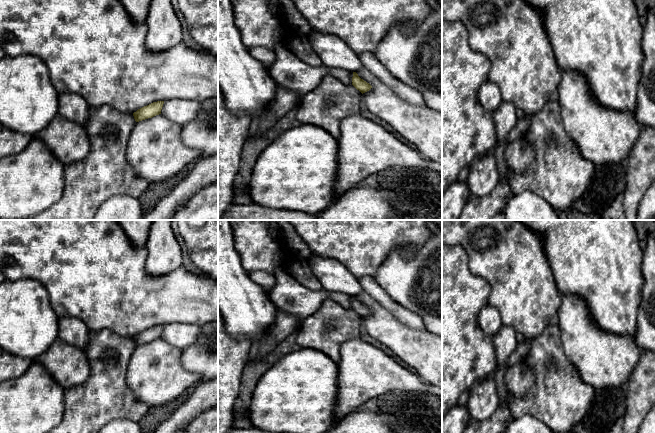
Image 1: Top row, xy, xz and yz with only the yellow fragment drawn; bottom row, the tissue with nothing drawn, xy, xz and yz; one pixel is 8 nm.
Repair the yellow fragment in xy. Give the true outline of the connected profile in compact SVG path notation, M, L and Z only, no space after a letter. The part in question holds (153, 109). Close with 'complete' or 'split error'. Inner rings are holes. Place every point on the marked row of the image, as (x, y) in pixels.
M157 101L138 109L133 113L135 121L139 122L161 114L163 104L164 101Z; complete

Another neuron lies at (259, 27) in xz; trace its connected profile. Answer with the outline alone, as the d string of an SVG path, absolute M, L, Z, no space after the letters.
M231 0L235 24L240 31L243 43L248 48L266 47L274 51L280 45L289 49L295 31L285 19L270 10L269 0Z

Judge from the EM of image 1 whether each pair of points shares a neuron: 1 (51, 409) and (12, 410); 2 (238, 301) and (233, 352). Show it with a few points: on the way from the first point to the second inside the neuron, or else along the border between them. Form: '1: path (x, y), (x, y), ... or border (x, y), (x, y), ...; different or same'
1: path (41, 409), (22, 409); same
2: border (228, 333), (235, 338), (246, 338), (250, 342); different

